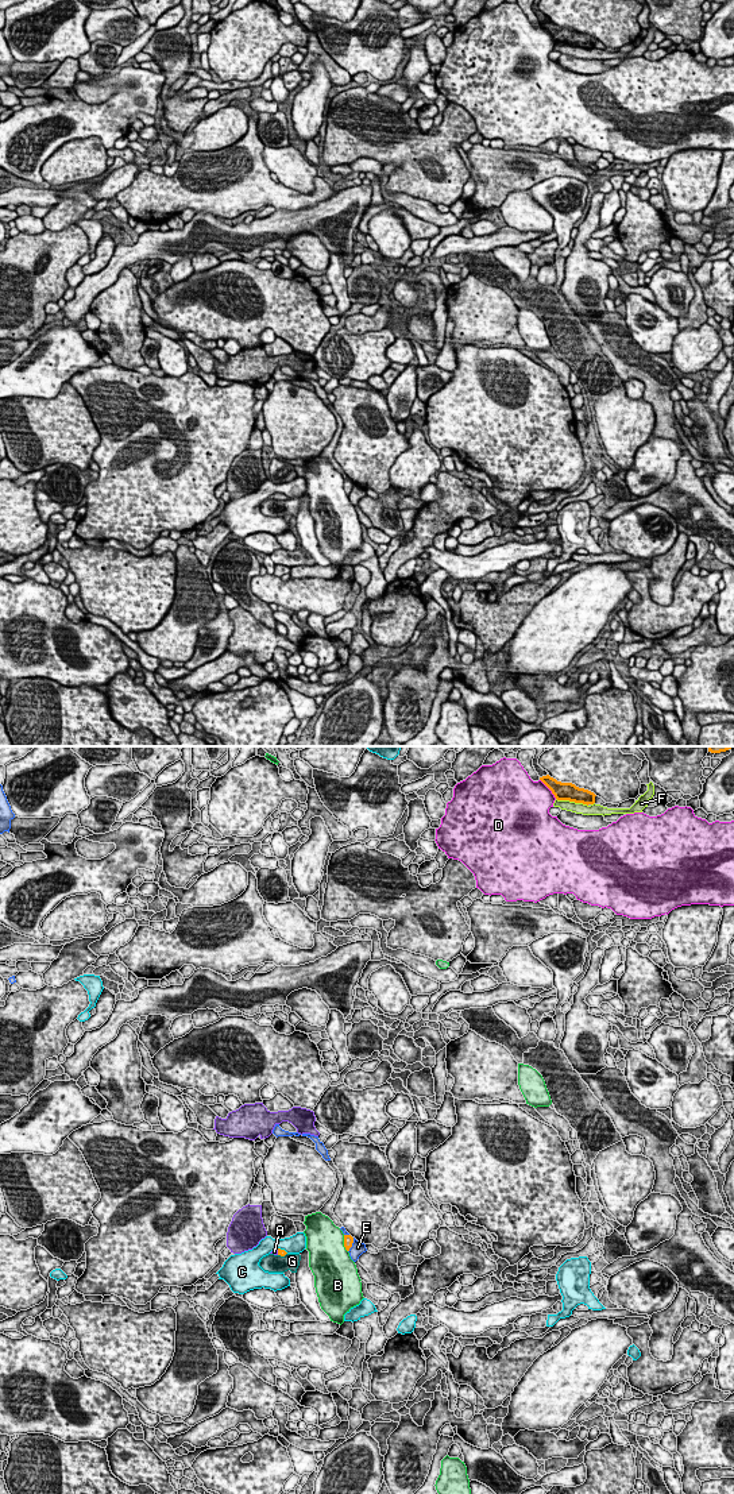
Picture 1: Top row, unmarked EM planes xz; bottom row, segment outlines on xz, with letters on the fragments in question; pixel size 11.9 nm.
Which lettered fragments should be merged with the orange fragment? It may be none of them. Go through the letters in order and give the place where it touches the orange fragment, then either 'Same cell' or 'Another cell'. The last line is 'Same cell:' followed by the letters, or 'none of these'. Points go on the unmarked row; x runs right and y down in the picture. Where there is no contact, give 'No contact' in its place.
A: Touches orange at xz (278, 495). Same cell
B: Touches orange at xz (344, 487). Another cell
C: Touches orange at xz (284, 494). Another cell
D: Touches orange at xz (548, 31). Another cell
E: Touches orange at xz (351, 489). Another cell
F: Touches orange at xz (572, 45). Another cell
G: Touches orange at xz (282, 500). Another cell
Same cell: A

